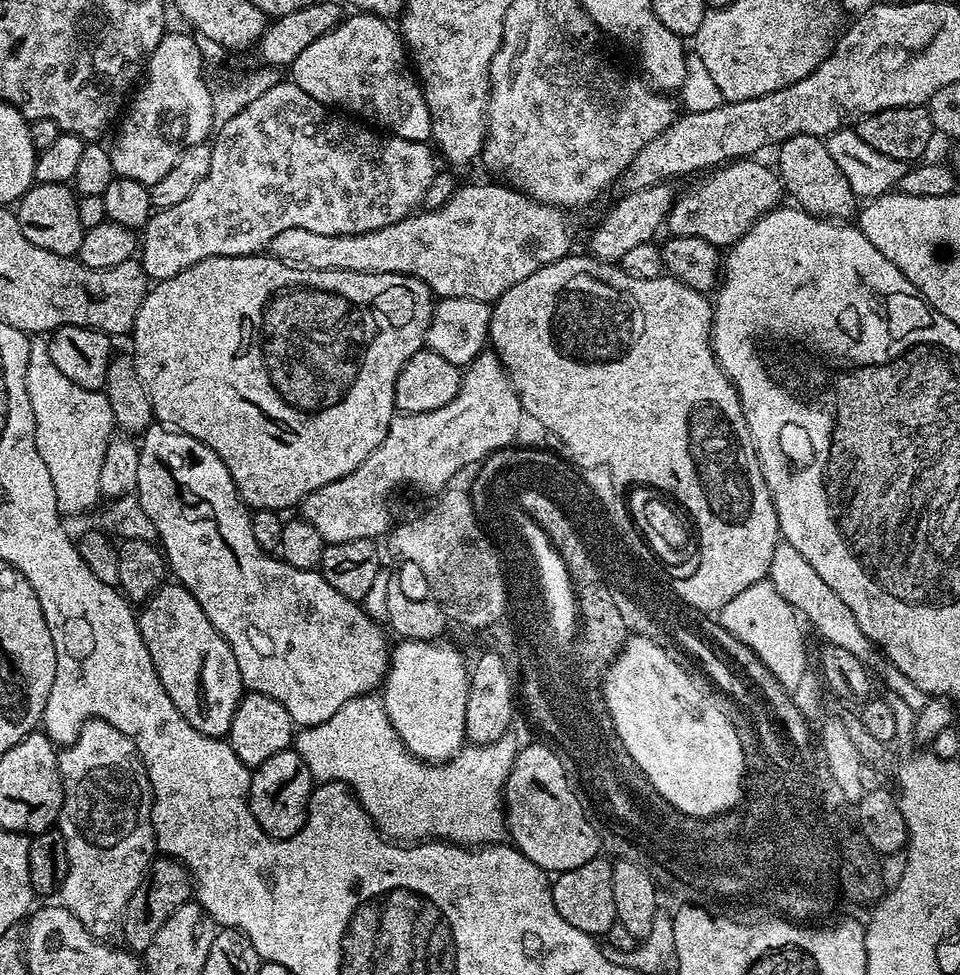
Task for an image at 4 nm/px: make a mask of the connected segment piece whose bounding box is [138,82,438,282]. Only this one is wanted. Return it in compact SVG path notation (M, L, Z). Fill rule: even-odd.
M281 82L267 90L261 97L250 102L240 113L235 114L230 122L226 122L220 131L215 133L211 145L210 174L206 174L206 178L202 178L202 182L198 182L194 194L190 194L190 198L178 202L178 206L153 211L152 217L148 219L148 225L142 229L142 243L138 248L138 259L144 273L148 275L149 281L159 282L170 278L206 258L255 256L263 253L269 242L278 234L282 234L282 230L297 228L298 230L314 230L314 234L347 236L353 232L369 232L370 230L378 230L382 226L390 226L394 222L403 220L417 207L417 205L415 206L416 203L419 202L420 204L425 199L427 190L432 185L432 179L438 174L437 157L427 143L419 144L413 140L403 140L391 134L381 135L379 131L373 130L363 123L353 122L340 114L333 114L326 110L325 105L318 103L314 98L310 98L310 94L306 94L306 90L302 90L297 84L291 82Z

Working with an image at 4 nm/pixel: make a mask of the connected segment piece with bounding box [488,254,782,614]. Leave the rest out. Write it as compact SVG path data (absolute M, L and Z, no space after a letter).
M569 254L560 260L550 262L549 265L542 265L540 269L530 274L528 278L523 278L522 282L511 286L495 300L495 303L491 305L492 317L490 318L490 330L488 331L488 339L491 347L494 349L495 354L498 355L504 371L506 371L507 376L511 380L513 389L517 392L517 398L521 400L523 411L529 417L532 415L541 424L541 429L544 432L553 432L554 434L558 434L558 438L562 438L564 452L570 457L571 462L583 465L584 468L588 468L588 472L592 472L592 480L596 480L596 488L600 488L600 492L604 492L604 496L616 496L616 492L621 492L621 488L624 488L625 484L629 481L644 480L651 484L658 484L660 487L668 488L669 491L676 492L676 496L680 497L680 500L684 500L688 508L692 509L693 516L696 516L696 520L699 520L700 524L700 529L696 535L703 537L703 567L700 568L700 571L696 572L696 576L693 576L692 580L680 583L679 591L685 600L691 600L690 608L692 610L704 612L700 614L719 614L726 606L726 602L730 602L730 598L738 598L738 594L742 594L742 590L761 583L767 577L768 571L770 570L770 562L774 558L774 546L779 544L782 539L780 527L778 526L778 514L774 510L772 495L766 486L766 478L762 474L762 466L758 462L758 454L754 450L754 442L750 438L750 426L746 422L746 414L742 414L742 402L738 398L736 387L732 385L731 378L724 373L720 368L720 364L716 361L716 355L712 349L710 339L712 335L712 306L713 301L705 293L694 290L682 282L678 282L670 275L661 274L654 278L634 278L630 274L626 274L626 270L621 268L619 263L597 260L591 254L585 254L585 256Z

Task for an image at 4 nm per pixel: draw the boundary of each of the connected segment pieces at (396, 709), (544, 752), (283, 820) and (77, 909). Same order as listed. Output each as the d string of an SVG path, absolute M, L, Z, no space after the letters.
M400 640L391 649L388 673L384 675L384 709L402 742L419 760L442 764L465 747L466 698L469 669L464 656L448 641Z
M525 743L521 747L520 753L514 758L508 782L504 785L502 804L506 809L506 832L514 847L526 854L526 858L530 858L530 862L537 864L542 871L559 874L597 859L596 828L588 821L588 816L568 781L568 772L560 761L561 753L555 747L544 744Z
M295 750L279 752L274 754L274 758L266 758L266 762L262 762L252 772L252 781L248 791L248 805L258 822L258 826L262 826L262 830L267 836L273 836L276 840L288 840L294 834L298 834L306 822L308 802L312 799L313 787L314 781L310 770L306 766L306 762L302 762L299 754Z
M88 721L78 734L78 738L74 738L74 742L67 745L59 753L58 759L60 762L60 781L62 782L62 810L58 821L58 831L66 842L66 858L68 859L66 882L62 882L58 900L63 908L70 910L70 914L74 914L74 918L78 918L78 922L82 922L82 926L86 926L86 930L90 930L90 934L95 940L108 942L113 939L111 936L119 937L121 935L120 927L126 914L126 902L130 902L130 894L134 894L134 890L138 890L138 882L142 882L142 878L148 872L148 868L152 865L154 859L152 787L148 785L148 776L138 767L134 742L126 734L122 734L122 730L114 730L114 726L110 726L110 722Z

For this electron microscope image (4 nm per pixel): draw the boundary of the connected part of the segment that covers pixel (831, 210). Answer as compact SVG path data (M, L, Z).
M798 134L788 140L781 140L778 145L780 151L780 168L778 175L785 193L793 196L795 203L811 216L819 216L837 222L848 222L857 215L858 197L854 190L850 190L850 182L842 175L842 170L830 158L827 143L821 137L810 134Z

